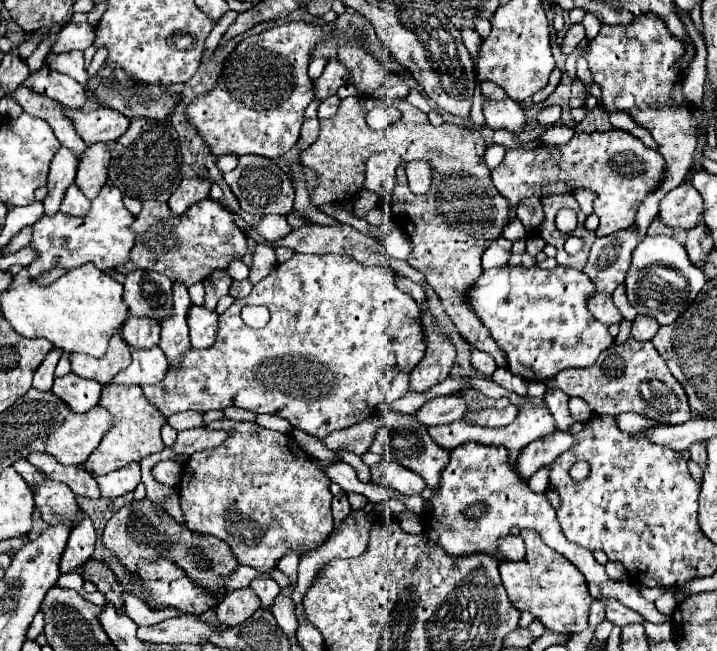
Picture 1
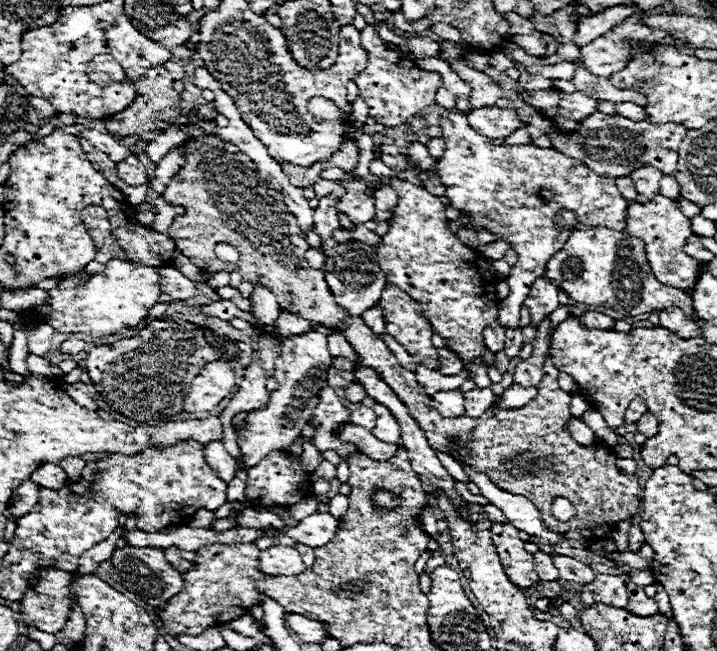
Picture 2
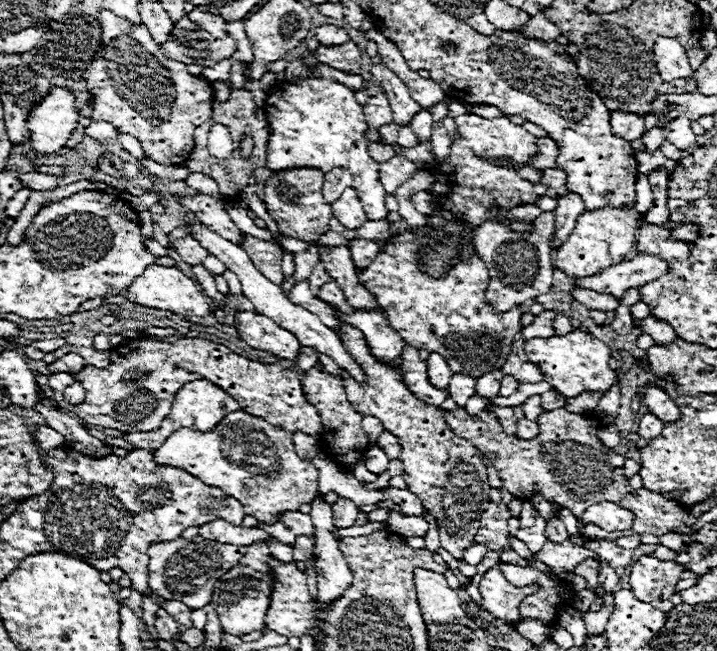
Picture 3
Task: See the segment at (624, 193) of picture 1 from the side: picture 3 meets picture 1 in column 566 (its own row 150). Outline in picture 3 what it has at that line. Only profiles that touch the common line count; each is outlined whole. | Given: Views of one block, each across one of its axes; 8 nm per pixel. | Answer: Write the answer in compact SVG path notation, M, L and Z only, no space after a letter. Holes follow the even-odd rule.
M102 10L98 20L102 24L102 46L96 52L96 60L106 58L110 64L114 62L118 66L102 66L100 62L96 62L96 66L92 68L92 62L90 62L90 66L86 68L86 72L82 76L90 88L90 94L94 96L92 120L94 122L100 122L100 120L110 122L120 132L134 136L136 140L140 140L144 154L158 164L164 164L164 166L184 164L188 160L190 152L194 150L194 136L192 136L194 128L204 124L212 114L214 96L212 96L210 82L188 74L186 64L166 58L162 48L154 42L154 38L150 36L150 32L146 30L144 24L132 26L128 20L118 18L108 10Z

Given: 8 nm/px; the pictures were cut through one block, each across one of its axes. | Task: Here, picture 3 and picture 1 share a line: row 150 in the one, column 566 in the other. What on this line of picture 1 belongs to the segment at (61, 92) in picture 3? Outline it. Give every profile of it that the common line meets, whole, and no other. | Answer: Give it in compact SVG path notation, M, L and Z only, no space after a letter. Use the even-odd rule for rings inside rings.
M572 24L568 30L568 36L562 42L562 52L564 56L568 56L580 42L584 40L584 26L582 24Z

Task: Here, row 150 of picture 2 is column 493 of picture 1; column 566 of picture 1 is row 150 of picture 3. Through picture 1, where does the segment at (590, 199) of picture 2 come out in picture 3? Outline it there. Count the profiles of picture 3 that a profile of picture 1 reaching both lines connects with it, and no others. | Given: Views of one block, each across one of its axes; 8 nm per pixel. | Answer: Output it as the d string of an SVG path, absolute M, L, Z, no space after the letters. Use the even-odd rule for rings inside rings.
M538 138L538 156L532 162L534 168L546 170L546 168L554 168L556 166L556 158L558 158L558 146L552 138Z

